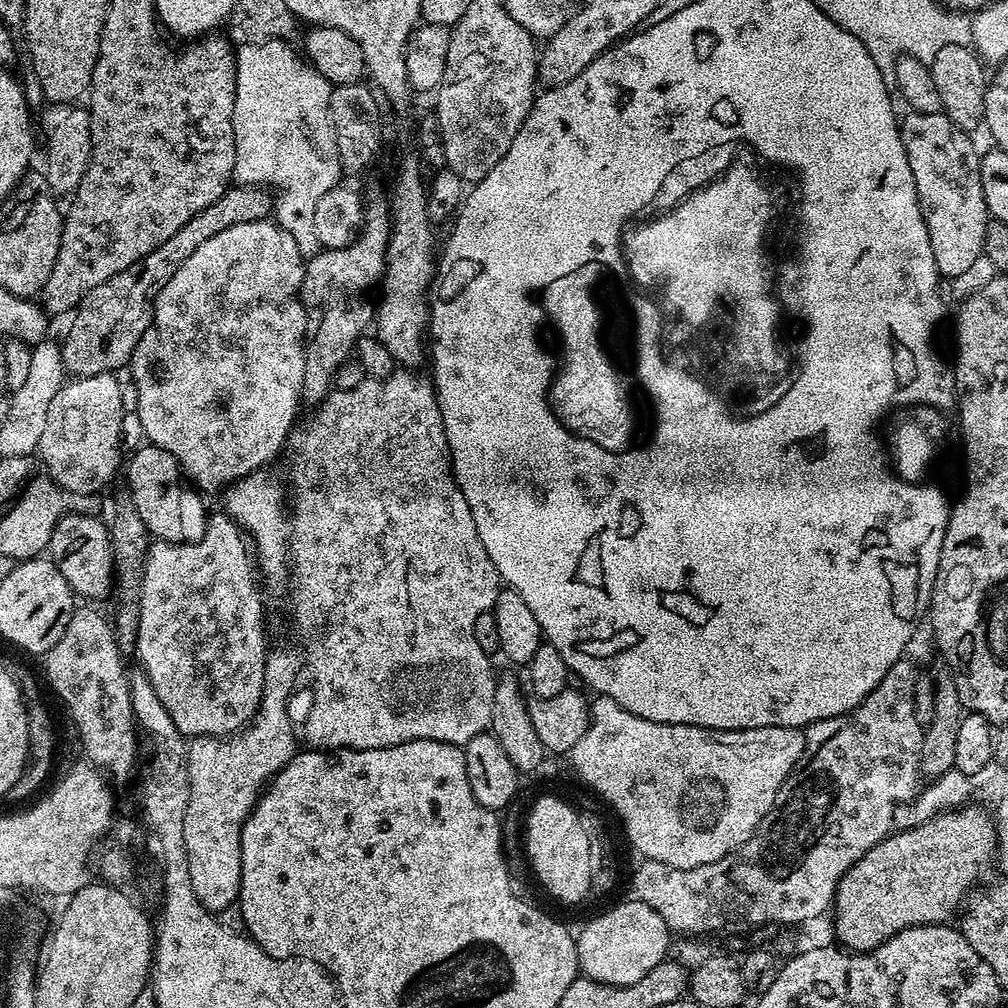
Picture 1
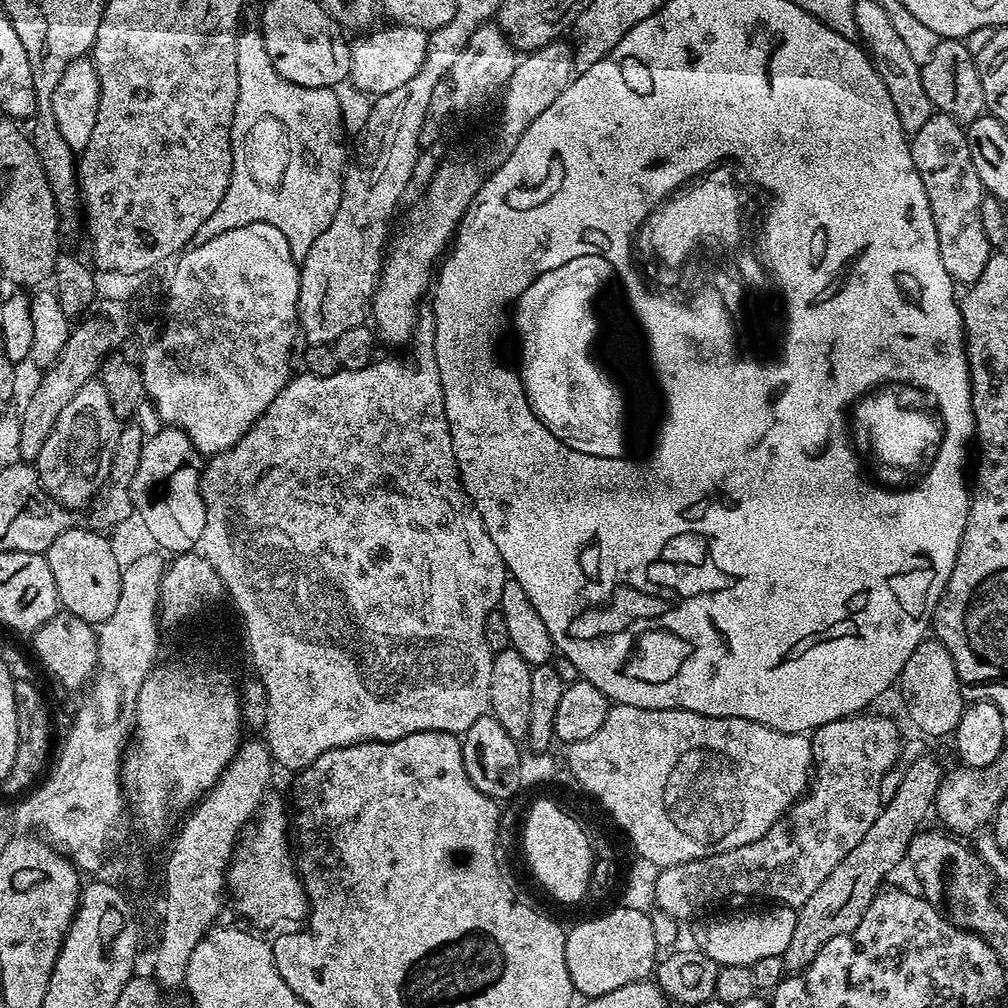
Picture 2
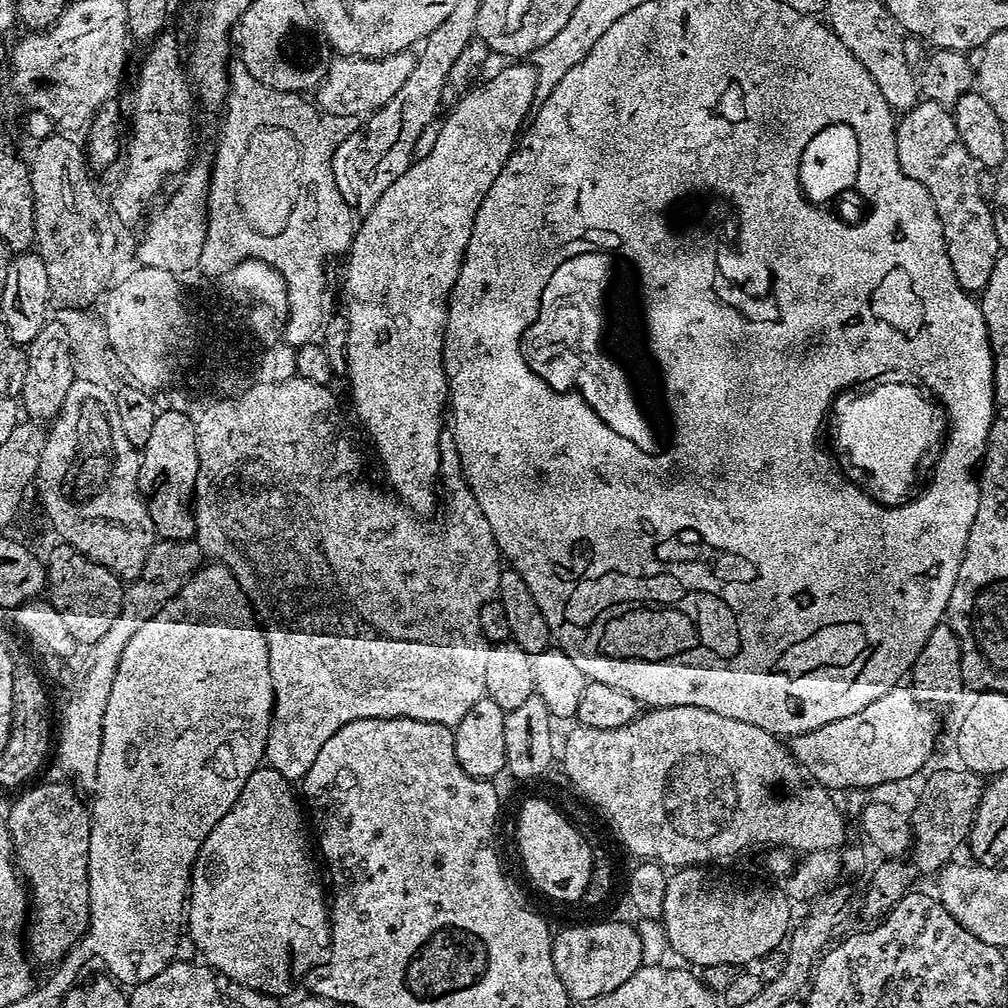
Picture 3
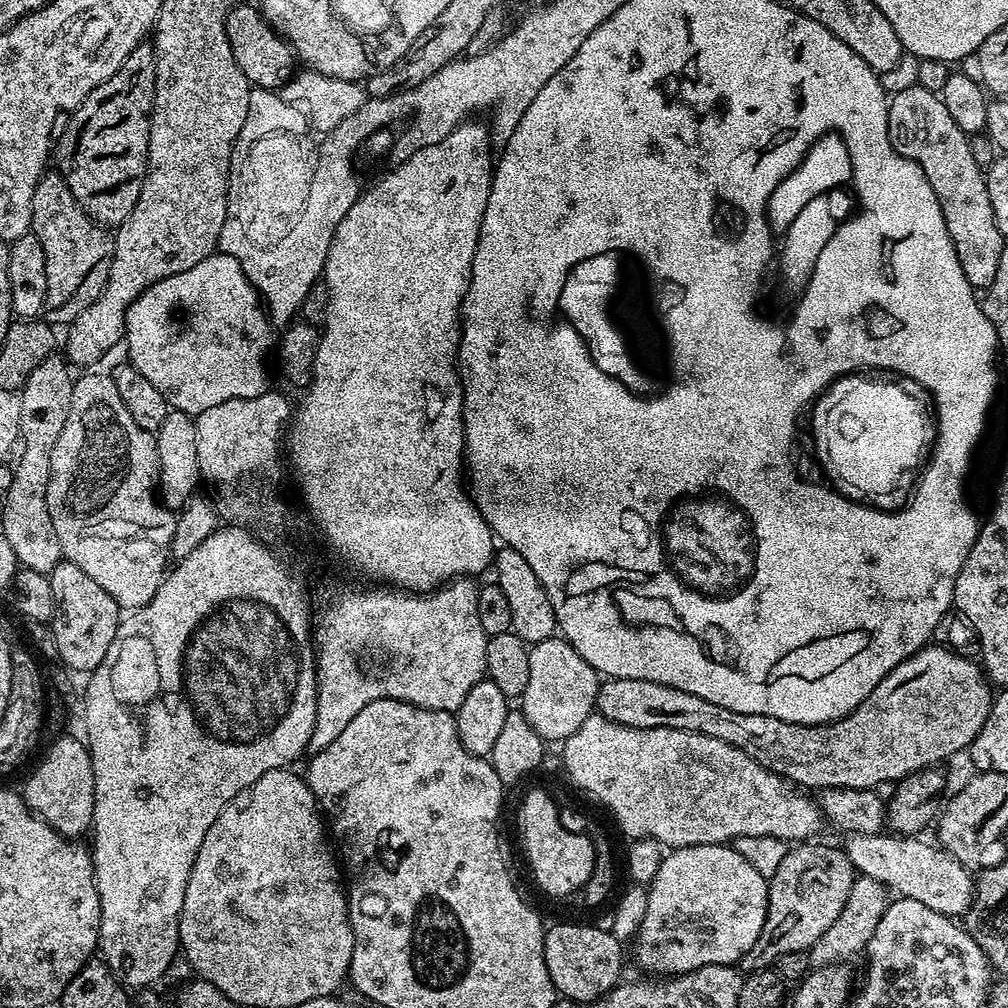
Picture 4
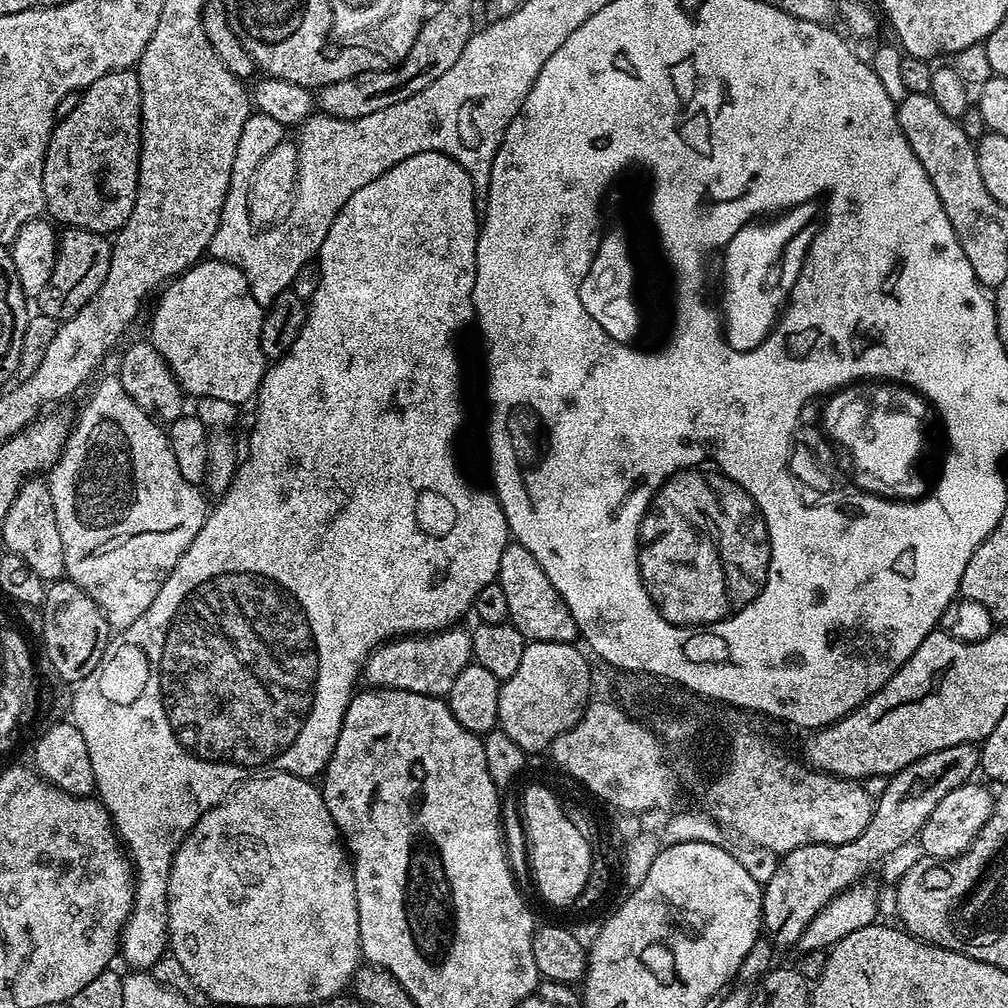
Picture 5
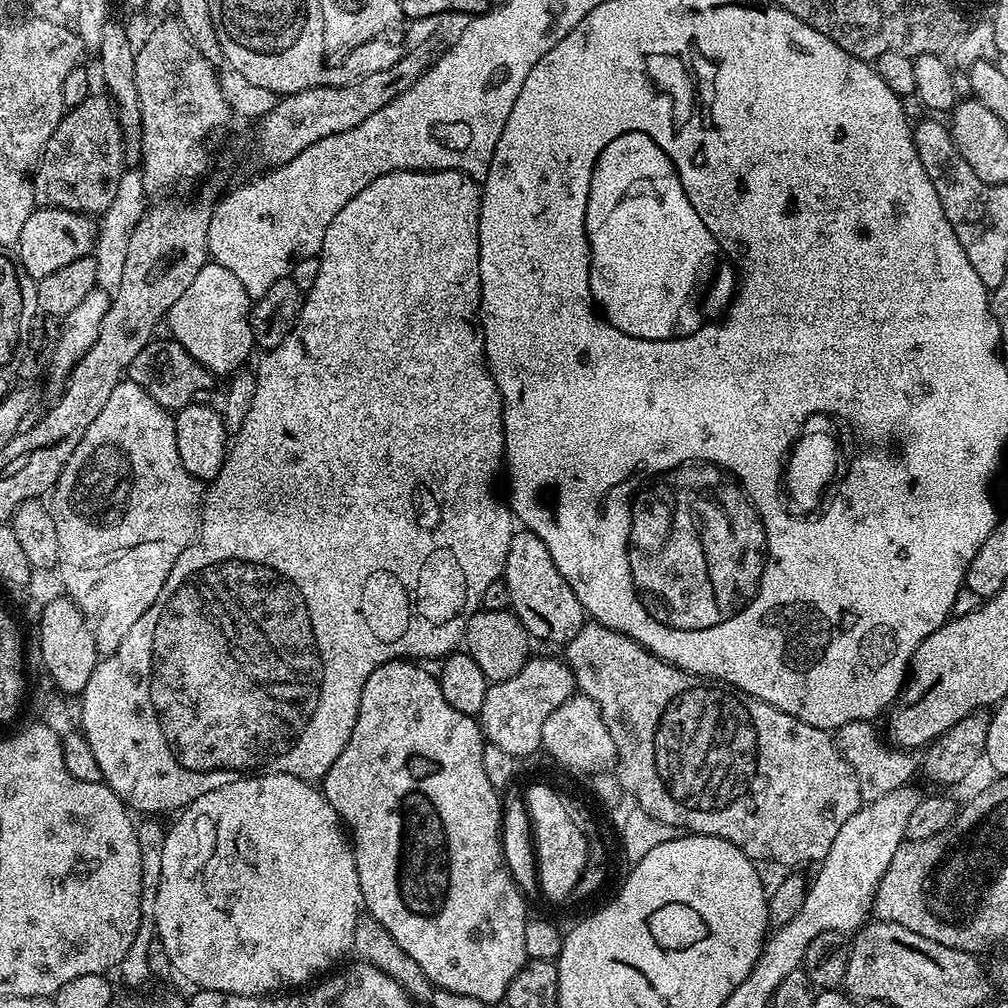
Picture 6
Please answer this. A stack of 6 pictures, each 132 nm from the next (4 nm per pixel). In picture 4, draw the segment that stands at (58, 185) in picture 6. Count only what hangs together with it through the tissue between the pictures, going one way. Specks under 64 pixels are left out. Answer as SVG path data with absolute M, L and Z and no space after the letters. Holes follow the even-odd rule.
M145 42L139 44L134 50L130 50L130 54L126 58L126 62L122 62L119 70L110 78L106 78L106 82L102 82L102 86L98 86L94 90L90 90L90 94L75 112L71 113L69 125L65 134L60 140L54 144L54 164L61 176L63 176L66 186L70 186L71 193L74 194L75 200L79 206L92 220L100 227L117 228L122 222L130 216L130 212L134 210L134 205L138 200L144 185L144 175L148 169L148 139L150 138L150 122L152 121L152 107L154 106L154 94L156 93L156 49L151 43Z

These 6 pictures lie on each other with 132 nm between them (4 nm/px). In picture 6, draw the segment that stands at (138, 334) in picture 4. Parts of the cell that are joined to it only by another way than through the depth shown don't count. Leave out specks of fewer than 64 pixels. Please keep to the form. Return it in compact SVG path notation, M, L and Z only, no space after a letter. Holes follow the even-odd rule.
M219 263L204 264L189 289L174 302L166 317L171 337L213 375L229 376L247 362L255 343L248 322L252 297L246 294L242 282Z

